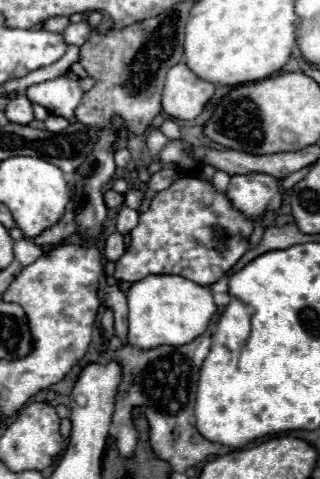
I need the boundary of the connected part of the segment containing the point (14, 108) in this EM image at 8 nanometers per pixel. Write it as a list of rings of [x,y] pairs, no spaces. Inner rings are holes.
[[[22,94],[10,98],[8,106],[6,106],[6,116],[10,122],[16,122],[16,124],[30,124],[34,120],[34,112],[32,112],[32,102]]]

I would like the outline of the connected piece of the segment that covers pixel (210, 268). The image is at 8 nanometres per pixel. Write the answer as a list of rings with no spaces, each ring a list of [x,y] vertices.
[[[186,174],[174,180],[170,188],[158,192],[150,202],[148,212],[140,214],[138,226],[130,232],[132,236],[130,248],[116,262],[114,278],[134,284],[138,280],[144,280],[150,274],[156,274],[156,276],[158,274],[178,274],[196,284],[210,286],[220,276],[224,276],[240,260],[240,256],[248,250],[248,236],[252,234],[252,228],[254,224],[244,214],[232,208],[226,194],[218,194],[210,182],[200,180],[198,176]]]

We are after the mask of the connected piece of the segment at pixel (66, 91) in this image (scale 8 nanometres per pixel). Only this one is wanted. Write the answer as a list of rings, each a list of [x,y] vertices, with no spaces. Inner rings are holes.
[[[58,76],[54,80],[30,86],[26,90],[26,96],[32,102],[44,106],[50,114],[56,114],[62,118],[72,118],[74,110],[78,108],[80,100],[84,96],[84,90],[78,86],[78,80]]]

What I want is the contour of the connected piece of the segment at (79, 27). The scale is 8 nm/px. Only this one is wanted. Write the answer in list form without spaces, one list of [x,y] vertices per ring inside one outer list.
[[[78,22],[78,24],[70,24],[66,30],[64,30],[64,38],[68,44],[76,44],[76,46],[82,46],[86,42],[86,38],[90,36],[92,28],[88,22]]]

